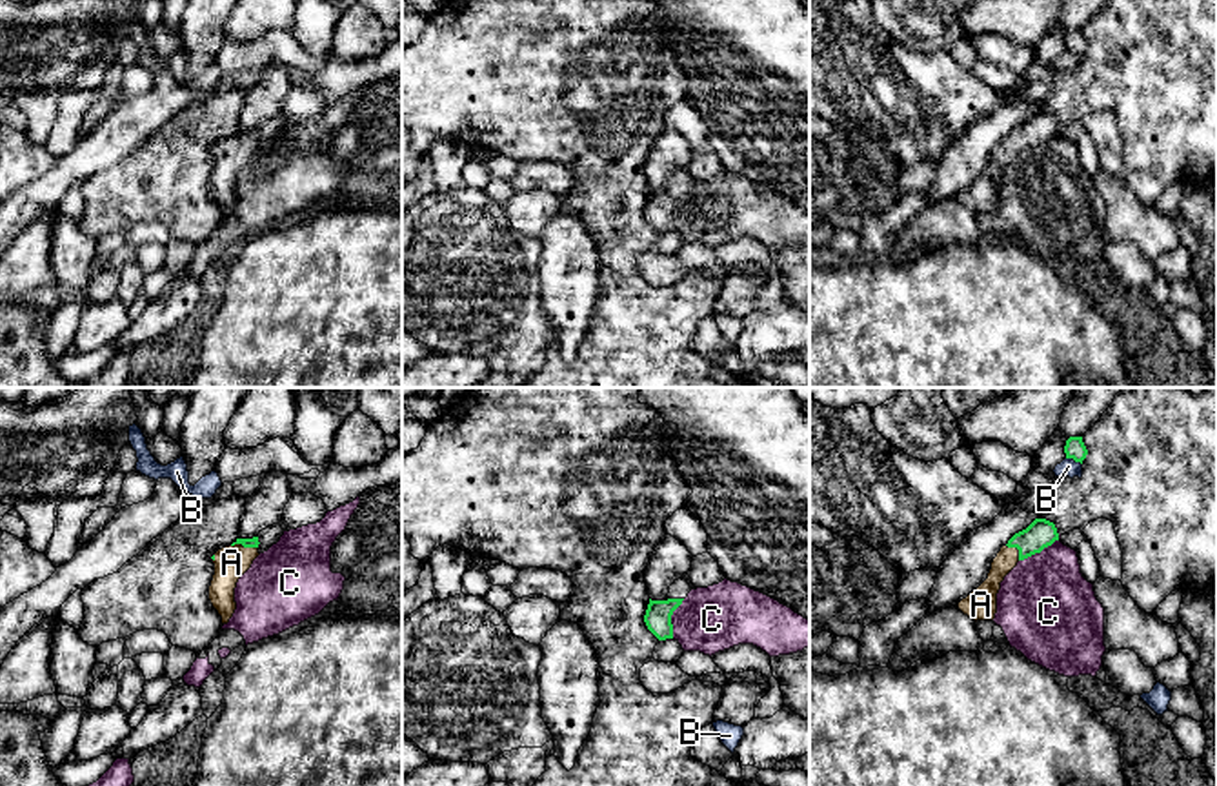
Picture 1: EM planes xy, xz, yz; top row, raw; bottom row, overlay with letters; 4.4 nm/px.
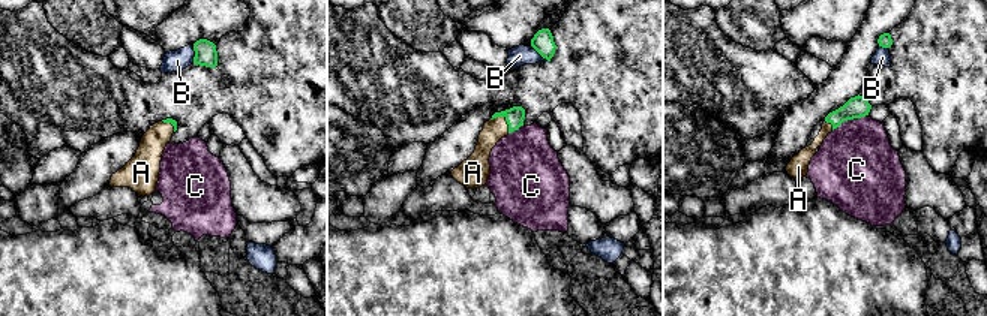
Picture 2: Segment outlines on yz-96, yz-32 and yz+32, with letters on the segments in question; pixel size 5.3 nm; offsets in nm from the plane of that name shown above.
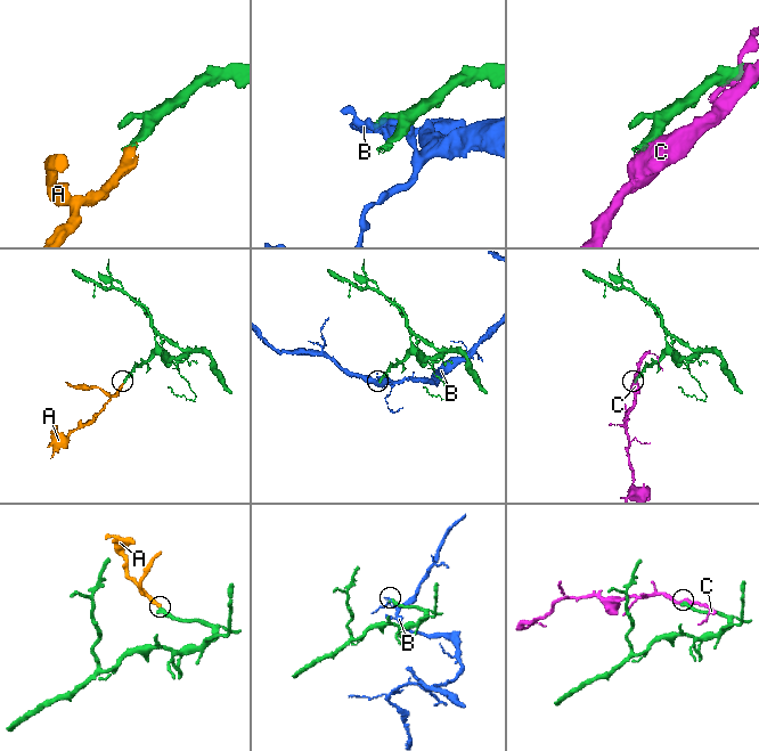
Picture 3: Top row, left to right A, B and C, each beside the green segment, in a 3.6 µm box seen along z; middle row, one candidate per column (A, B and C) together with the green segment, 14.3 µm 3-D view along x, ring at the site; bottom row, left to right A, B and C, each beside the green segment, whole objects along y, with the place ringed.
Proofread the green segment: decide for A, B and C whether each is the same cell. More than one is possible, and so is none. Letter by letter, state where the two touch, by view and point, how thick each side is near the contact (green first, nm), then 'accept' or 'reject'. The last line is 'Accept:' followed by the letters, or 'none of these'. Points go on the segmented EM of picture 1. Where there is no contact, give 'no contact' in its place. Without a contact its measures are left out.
A: xy (244, 546) | 50/150 nm | accept
B: yz (1074, 459) | 90/80 nm | reject
C: xz (670, 619) | 120/300 nm | reject
Accept: A

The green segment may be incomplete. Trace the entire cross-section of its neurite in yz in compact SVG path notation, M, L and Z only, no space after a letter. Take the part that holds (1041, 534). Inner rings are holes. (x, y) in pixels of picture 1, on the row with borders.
M1035 519L1026 529L1015 533L1008 544L1001 548L991 562L988 579L957 604L959 610L975 622L993 620L997 613L997 593L1004 577L1019 560L1041 553L1055 540L1059 540L1055 524L1046 519Z

